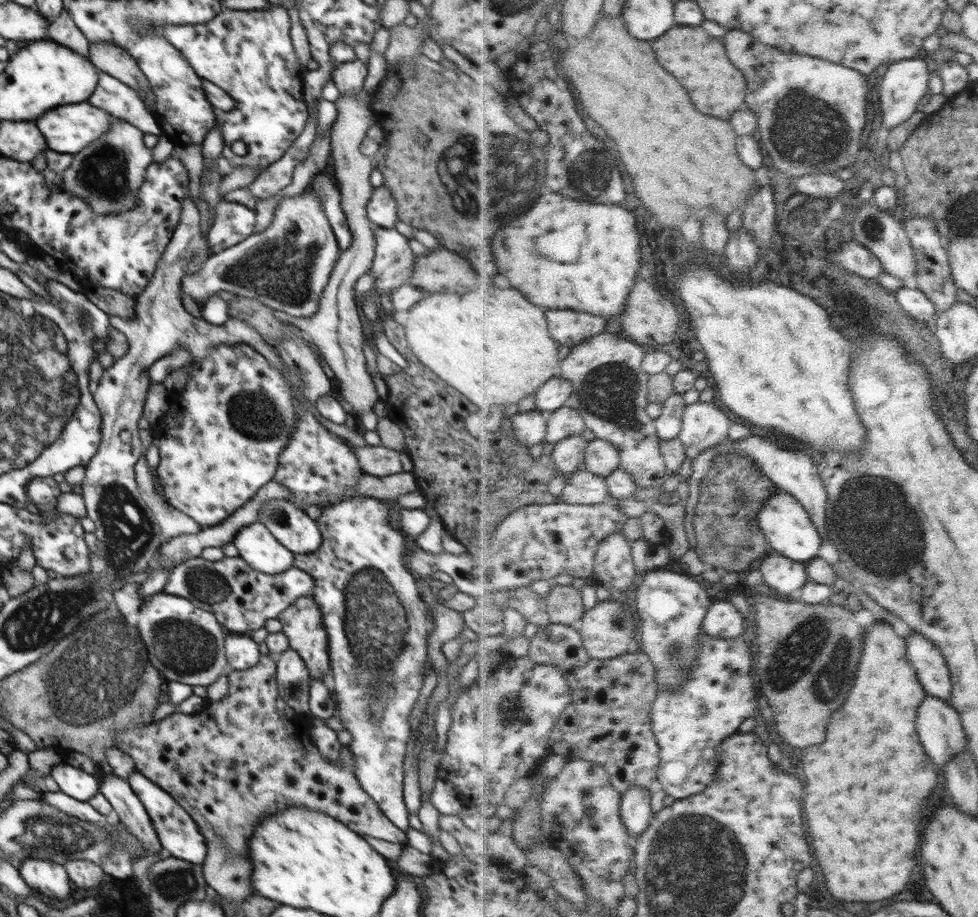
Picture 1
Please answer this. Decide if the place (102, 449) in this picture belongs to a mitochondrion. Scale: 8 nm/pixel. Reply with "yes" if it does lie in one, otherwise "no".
no

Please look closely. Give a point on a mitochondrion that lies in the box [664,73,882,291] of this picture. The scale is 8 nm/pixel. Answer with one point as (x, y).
(805, 131)

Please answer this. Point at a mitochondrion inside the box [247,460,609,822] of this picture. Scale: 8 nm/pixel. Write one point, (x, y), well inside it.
(375, 624)

